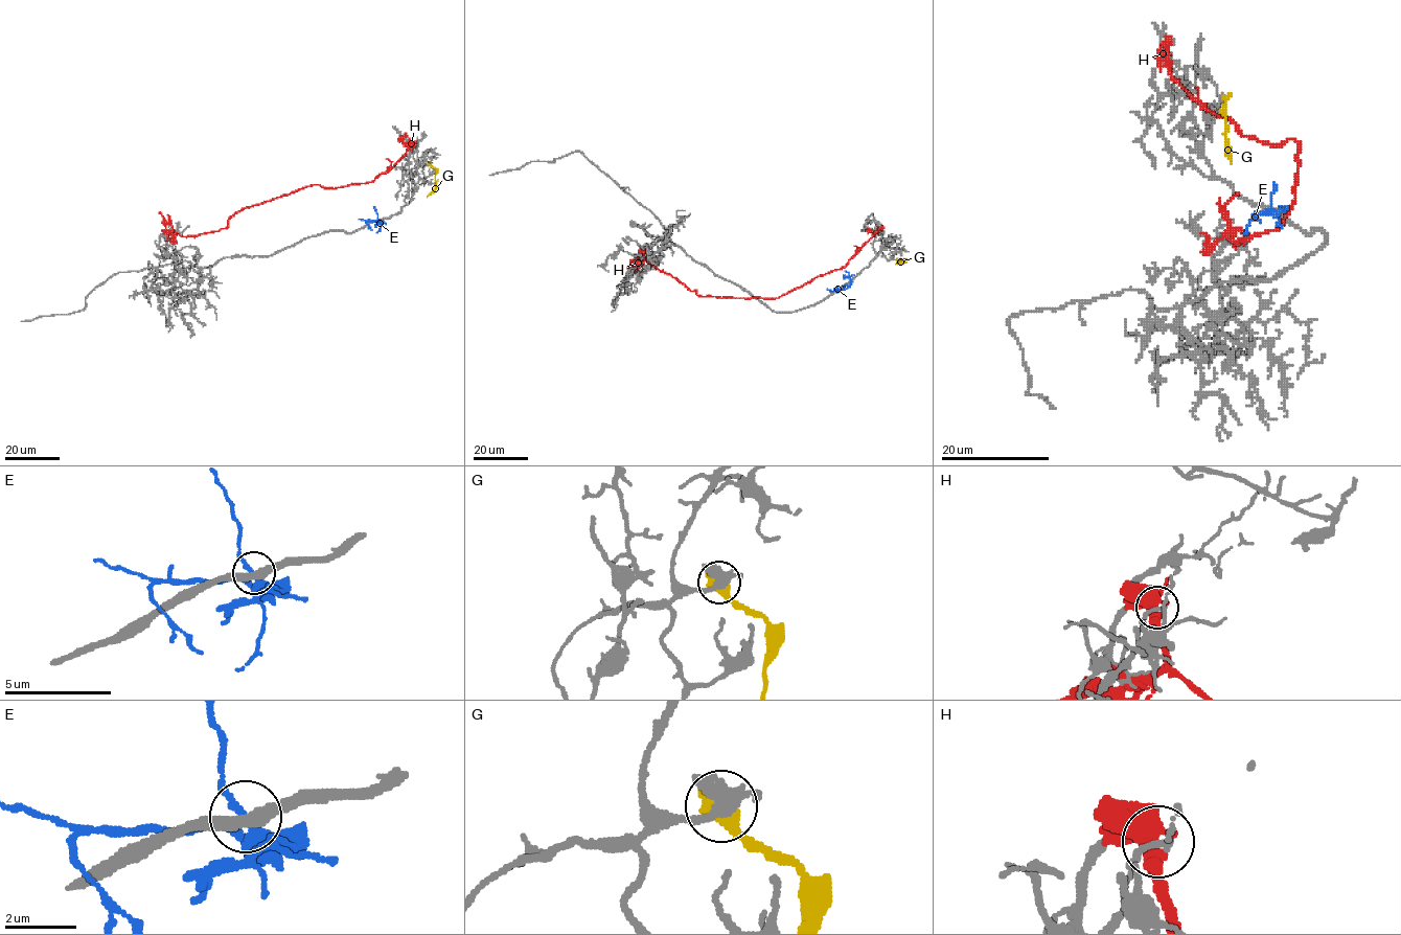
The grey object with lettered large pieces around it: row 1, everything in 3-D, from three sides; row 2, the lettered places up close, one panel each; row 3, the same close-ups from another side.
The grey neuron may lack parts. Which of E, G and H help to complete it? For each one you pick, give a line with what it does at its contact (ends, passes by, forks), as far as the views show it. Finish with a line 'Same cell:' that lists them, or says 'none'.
Same cell: none

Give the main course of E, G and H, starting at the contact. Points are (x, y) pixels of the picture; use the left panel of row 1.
E: (380, 220), (367, 221), (372, 230)
G: (429, 164), (435, 168), (435, 187), (427, 197)
H: (175, 241), (178, 234), (219, 231), (237, 211), (304, 187), (336, 188), (371, 182), (407, 152), (406, 132)

